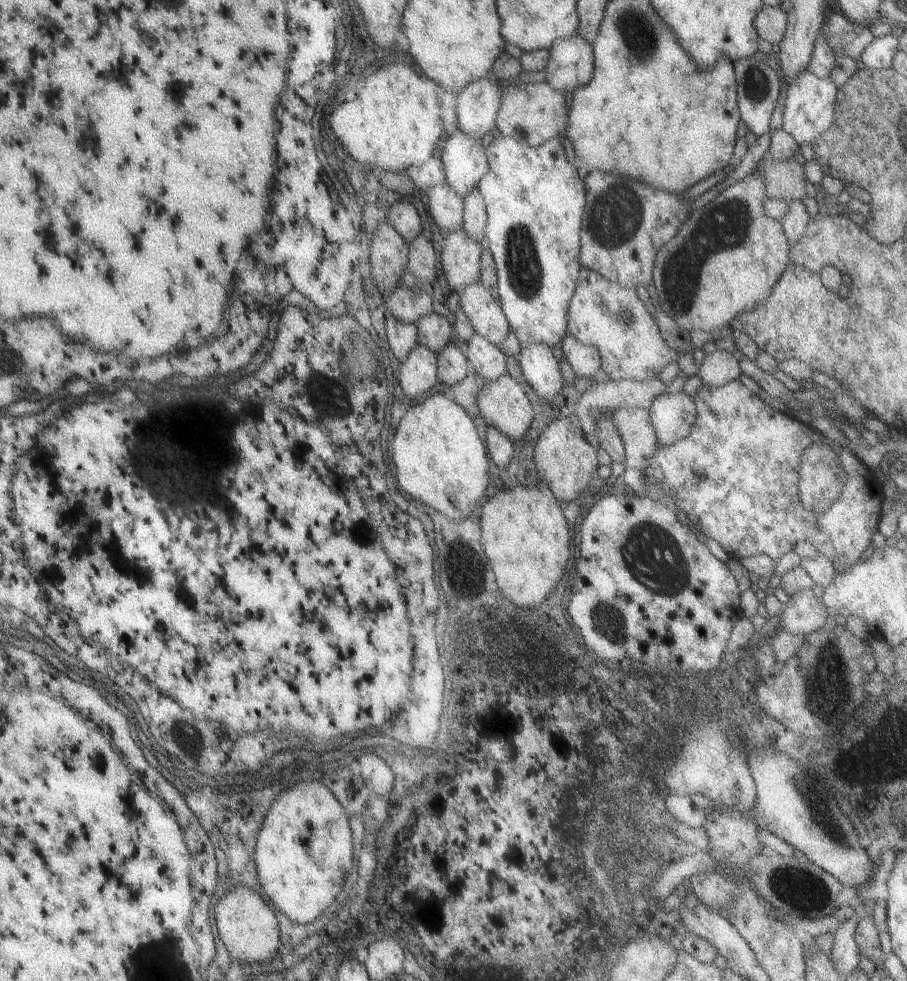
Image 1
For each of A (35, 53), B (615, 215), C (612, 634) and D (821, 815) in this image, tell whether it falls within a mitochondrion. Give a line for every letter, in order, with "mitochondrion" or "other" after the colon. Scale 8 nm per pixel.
A: other
B: mitochondrion
C: mitochondrion
D: mitochondrion

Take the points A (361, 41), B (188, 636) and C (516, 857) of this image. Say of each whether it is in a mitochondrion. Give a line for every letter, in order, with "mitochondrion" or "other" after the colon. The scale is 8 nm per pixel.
A: other
B: other
C: other

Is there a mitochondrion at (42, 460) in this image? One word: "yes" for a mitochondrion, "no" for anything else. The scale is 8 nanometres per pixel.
no

